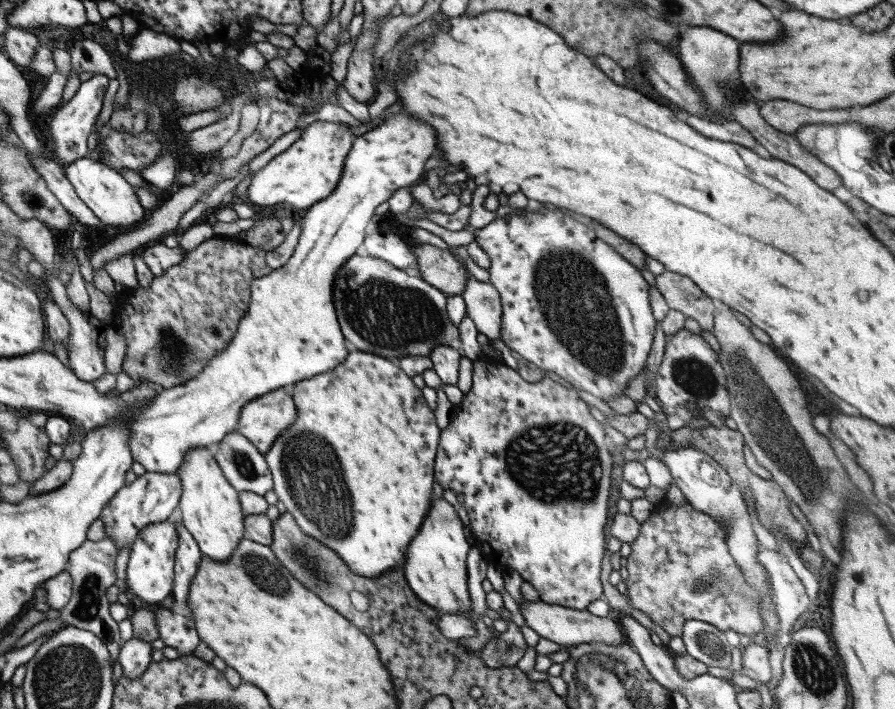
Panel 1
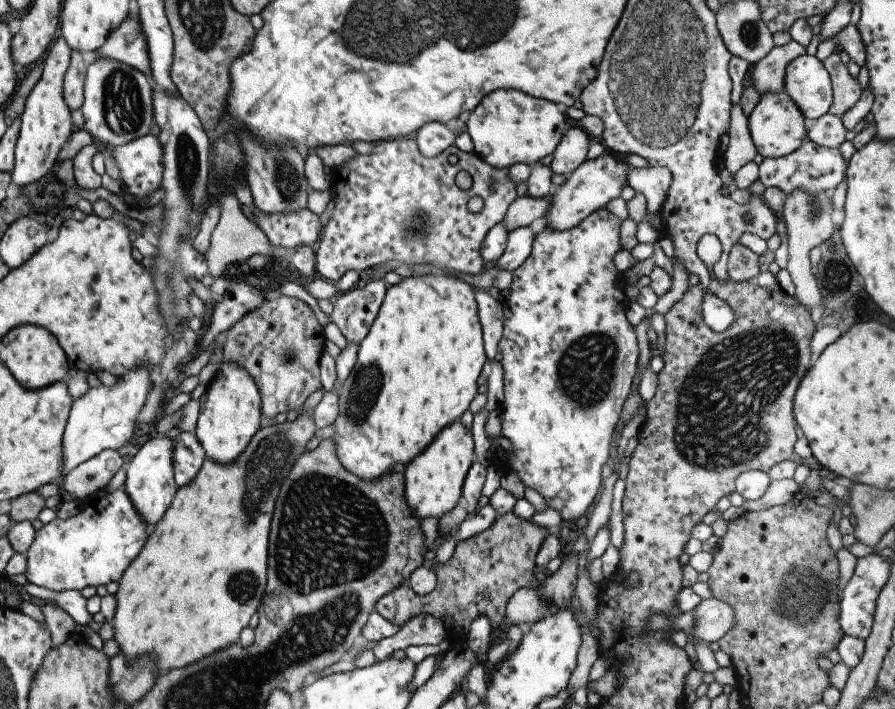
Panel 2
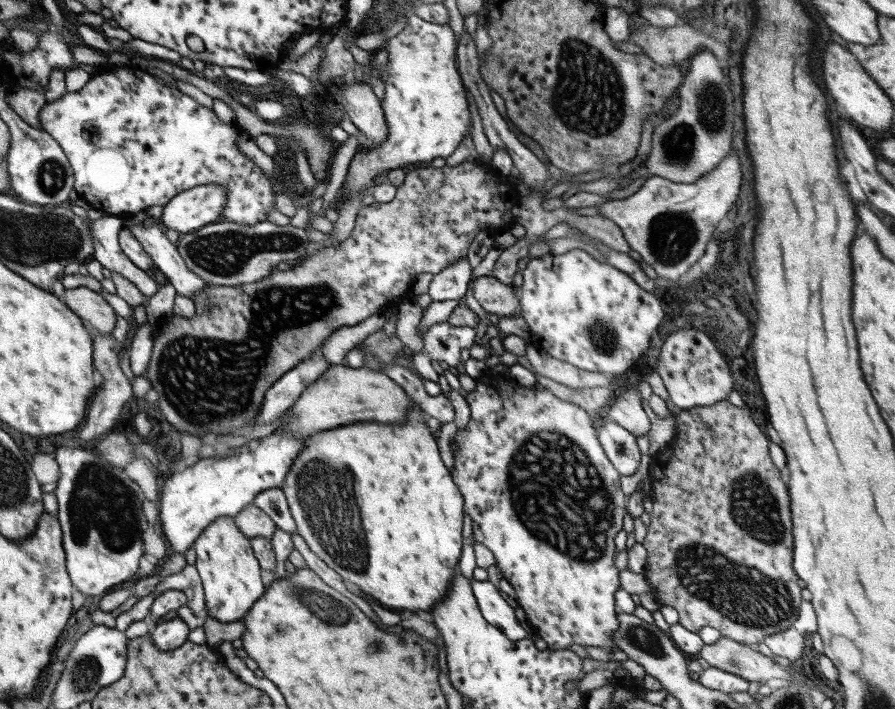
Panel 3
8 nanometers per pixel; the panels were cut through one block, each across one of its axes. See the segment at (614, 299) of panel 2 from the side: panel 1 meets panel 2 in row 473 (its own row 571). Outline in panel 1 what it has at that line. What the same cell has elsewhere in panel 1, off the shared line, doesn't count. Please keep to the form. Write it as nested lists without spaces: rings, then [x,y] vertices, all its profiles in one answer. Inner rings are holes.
[[[471,362],[471,390],[463,396],[463,400],[457,404],[457,416],[451,420],[451,424],[441,430],[437,456],[435,456],[435,482],[443,490],[451,490],[455,496],[463,496],[463,508],[469,518],[471,534],[475,540],[475,548],[487,558],[489,564],[493,564],[497,570],[515,570],[523,582],[529,582],[537,592],[541,602],[545,604],[557,604],[571,610],[587,610],[589,604],[601,598],[601,560],[607,552],[603,530],[607,526],[607,500],[609,500],[609,484],[611,484],[611,444],[607,436],[603,434],[603,424],[591,418],[587,404],[577,398],[577,394],[569,388],[563,388],[561,384],[549,380],[547,376],[535,384],[529,384],[521,380],[509,366],[499,364],[485,364],[485,362]]]

